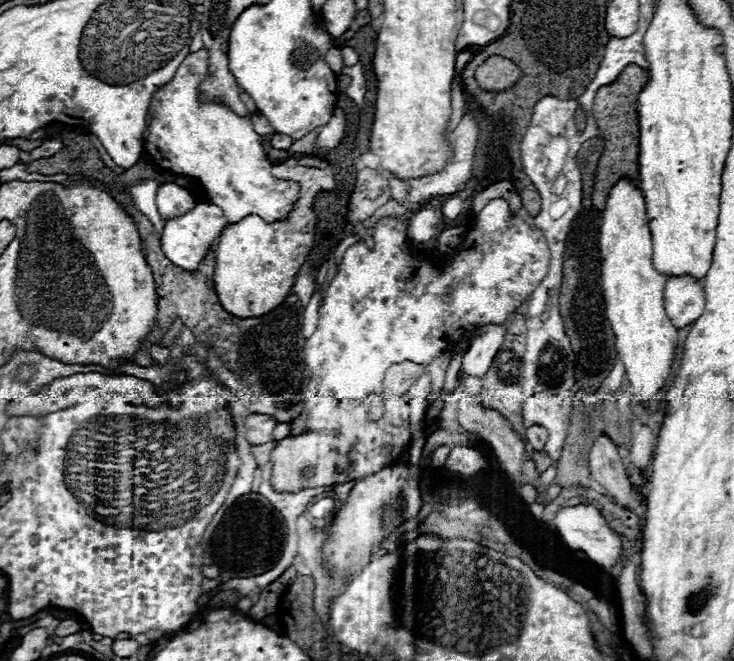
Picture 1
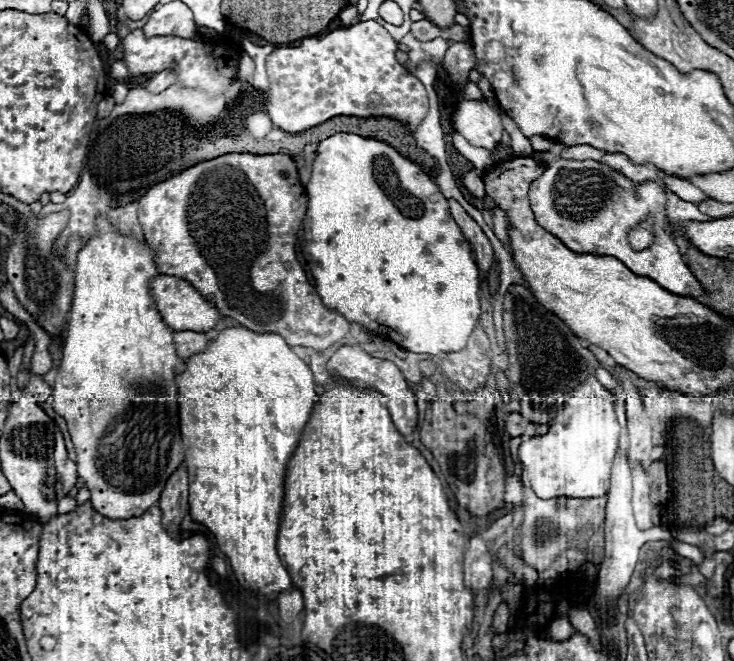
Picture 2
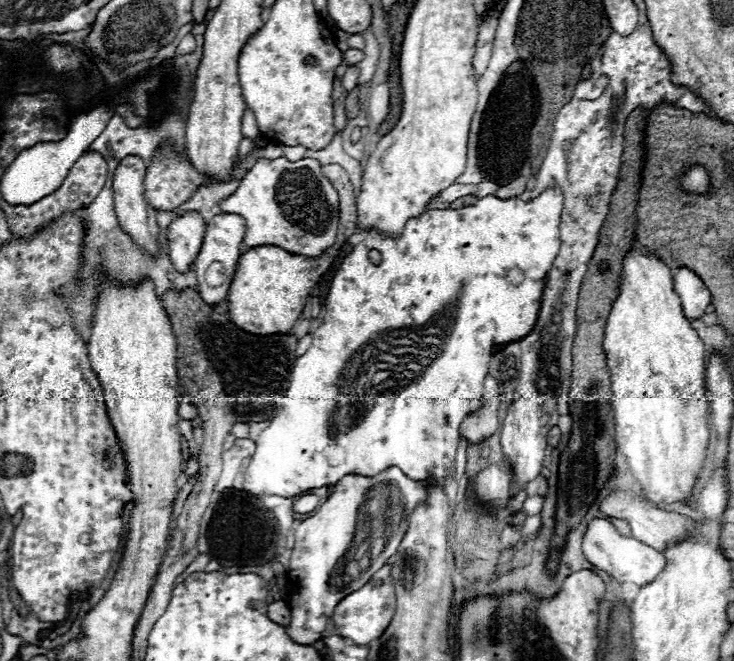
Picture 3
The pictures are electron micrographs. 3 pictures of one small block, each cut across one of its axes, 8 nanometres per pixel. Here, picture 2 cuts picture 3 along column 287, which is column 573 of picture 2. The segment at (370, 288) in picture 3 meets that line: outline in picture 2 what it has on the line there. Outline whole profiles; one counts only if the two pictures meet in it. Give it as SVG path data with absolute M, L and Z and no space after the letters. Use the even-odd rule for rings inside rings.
M590 376L576 390L566 392L564 406L550 422L548 432L524 440L518 454L538 498L598 498L610 488L610 468L618 450L618 440L620 424L612 408L612 396Z

